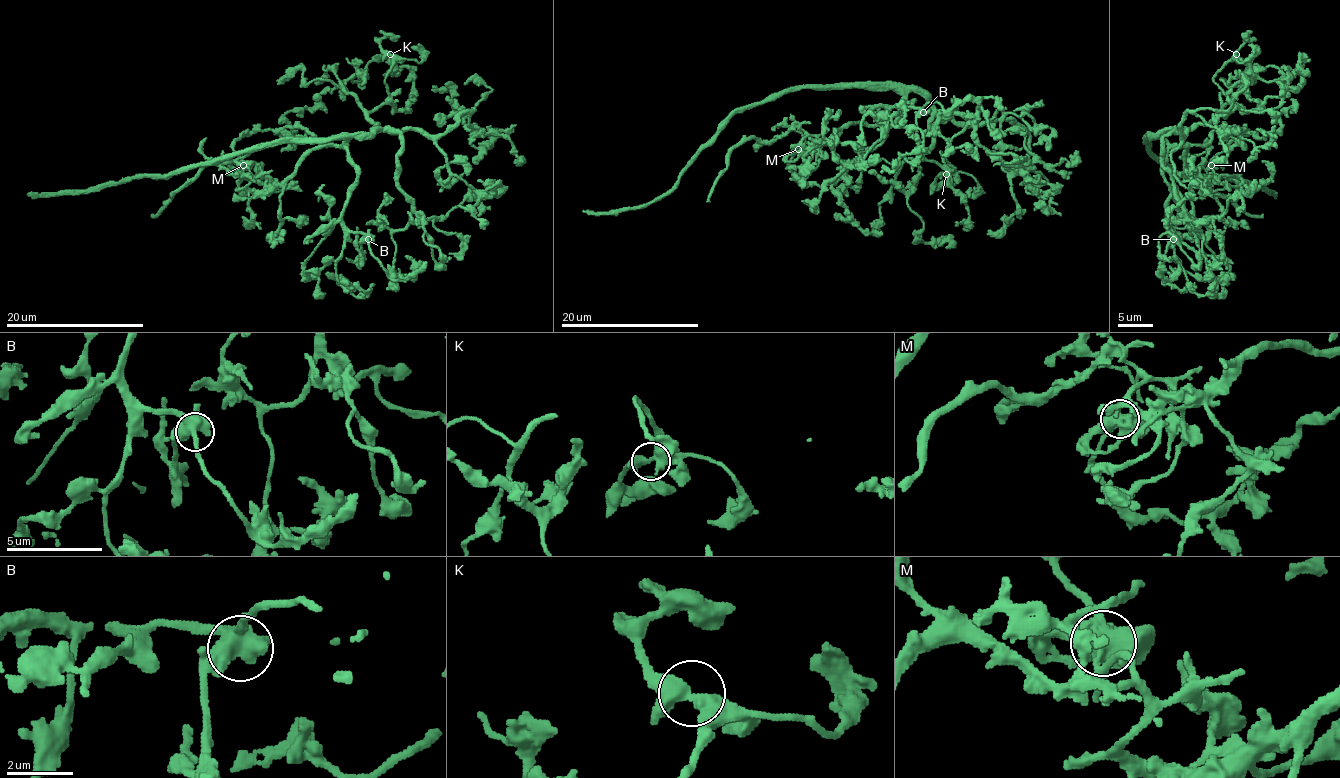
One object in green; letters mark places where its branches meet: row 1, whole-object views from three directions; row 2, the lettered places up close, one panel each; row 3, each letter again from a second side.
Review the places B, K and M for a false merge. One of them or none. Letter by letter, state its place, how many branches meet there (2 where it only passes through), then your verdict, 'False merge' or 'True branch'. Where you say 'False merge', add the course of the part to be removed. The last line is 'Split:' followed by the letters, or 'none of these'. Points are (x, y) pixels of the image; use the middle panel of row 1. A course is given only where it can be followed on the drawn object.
B: Place: (923, 112). Branches: 5. True branch
K: Place: (946, 174). Branches: 5. True branch
M: Place: (798, 149). Branches: 5. False merge. Course of the part to remove: (799, 150), (800, 129), (788, 129), (769, 141), (745, 138), (731, 151), (727, 169), (707, 202)
Split: M

